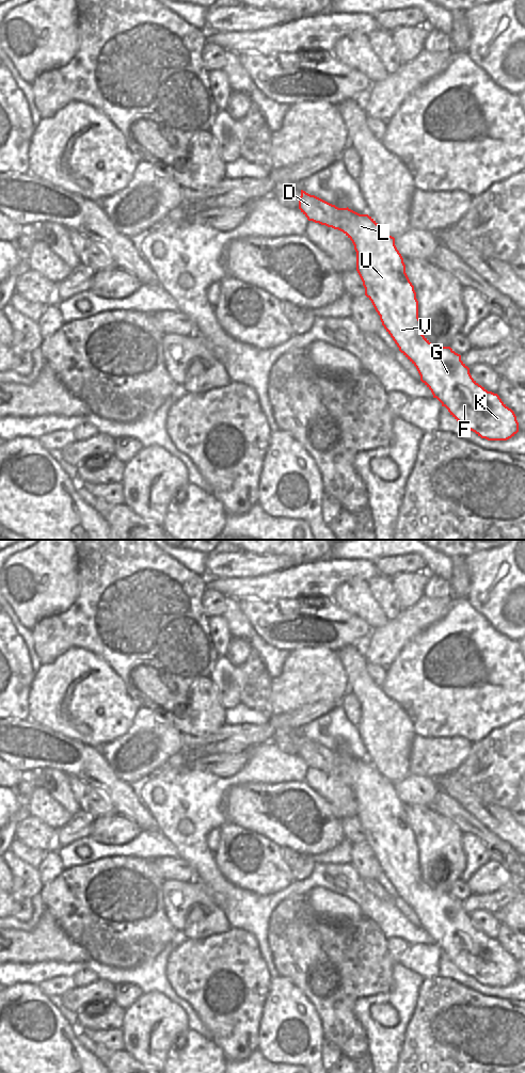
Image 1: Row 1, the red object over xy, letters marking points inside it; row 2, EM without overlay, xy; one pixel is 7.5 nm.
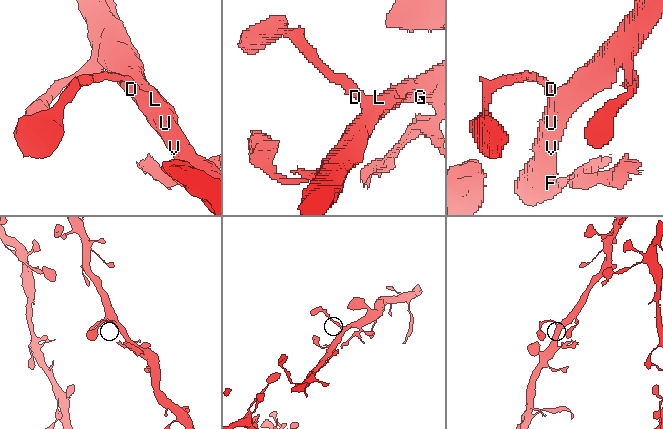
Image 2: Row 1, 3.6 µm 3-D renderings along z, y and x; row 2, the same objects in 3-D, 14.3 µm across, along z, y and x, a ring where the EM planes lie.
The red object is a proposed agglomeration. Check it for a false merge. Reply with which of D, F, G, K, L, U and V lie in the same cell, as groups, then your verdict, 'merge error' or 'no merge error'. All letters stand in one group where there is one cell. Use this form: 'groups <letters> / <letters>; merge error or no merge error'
groups D F G K L U V; no merge error

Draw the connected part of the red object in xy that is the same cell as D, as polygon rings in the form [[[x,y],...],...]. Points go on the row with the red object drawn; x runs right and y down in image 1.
[[[301,190],[299,209],[308,221],[343,231],[353,243],[356,252],[356,271],[363,282],[365,295],[380,316],[382,325],[391,335],[399,351],[416,367],[420,381],[431,390],[442,406],[464,428],[488,441],[507,441],[519,432],[514,412],[497,394],[488,391],[471,375],[461,355],[450,347],[432,345],[420,331],[418,301],[414,286],[405,273],[403,258],[395,245],[395,238],[380,228],[368,214],[338,208]]]

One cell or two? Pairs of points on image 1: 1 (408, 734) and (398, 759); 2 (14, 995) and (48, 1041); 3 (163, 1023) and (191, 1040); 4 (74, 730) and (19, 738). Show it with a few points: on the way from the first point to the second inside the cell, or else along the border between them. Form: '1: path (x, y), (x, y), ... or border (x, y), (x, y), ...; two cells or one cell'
1: path (401, 740), (398, 743), (398, 753); one cell
2: path (31, 998), (44, 1001), (51, 1008), (57, 1024); one cell
3: border (189, 1030), (184, 1033), (173, 1043), (168, 1055); two cells
4: border (34, 721), (75, 738), (80, 742); two cells

